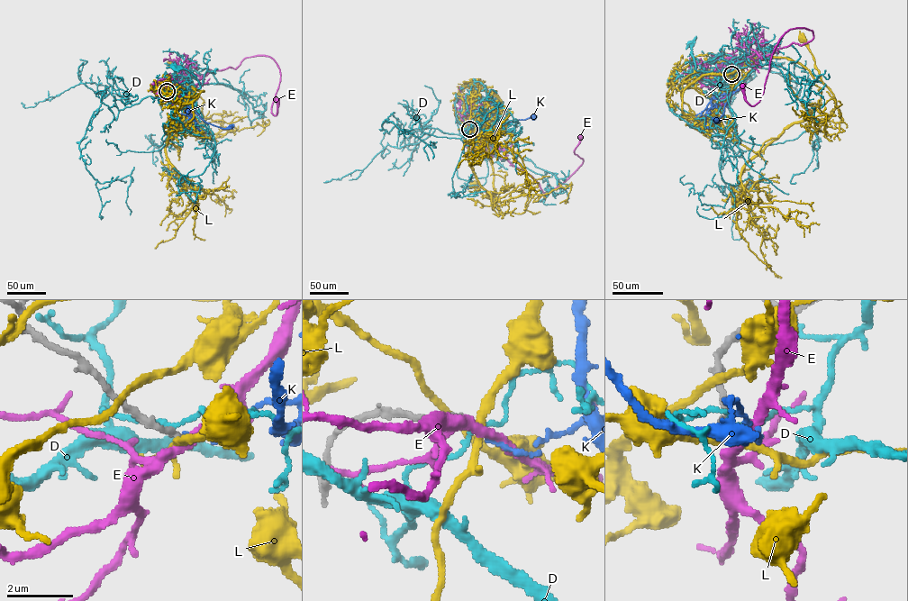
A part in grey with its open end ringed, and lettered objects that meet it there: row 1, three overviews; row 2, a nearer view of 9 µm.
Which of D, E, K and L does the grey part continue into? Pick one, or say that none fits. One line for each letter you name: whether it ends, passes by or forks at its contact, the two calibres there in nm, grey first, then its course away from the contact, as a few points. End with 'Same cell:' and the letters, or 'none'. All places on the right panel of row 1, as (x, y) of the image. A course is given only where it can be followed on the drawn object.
Same cell: none

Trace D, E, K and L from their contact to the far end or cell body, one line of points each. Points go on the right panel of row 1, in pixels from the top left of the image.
D: (730, 73), (696, 70), (691, 43)
E: (730, 74), (749, 50), (771, 54), (807, 43), (812, 31), (784, 34), (753, 105), (742, 86)
K: (731, 74), (739, 75), (736, 85), (728, 93), (734, 92), (726, 102), (719, 122), (715, 122), (717, 121)
L: (730, 74), (700, 76), (681, 91), (703, 76), (732, 74), (769, 58), (798, 61), (822, 82), (802, 38)

